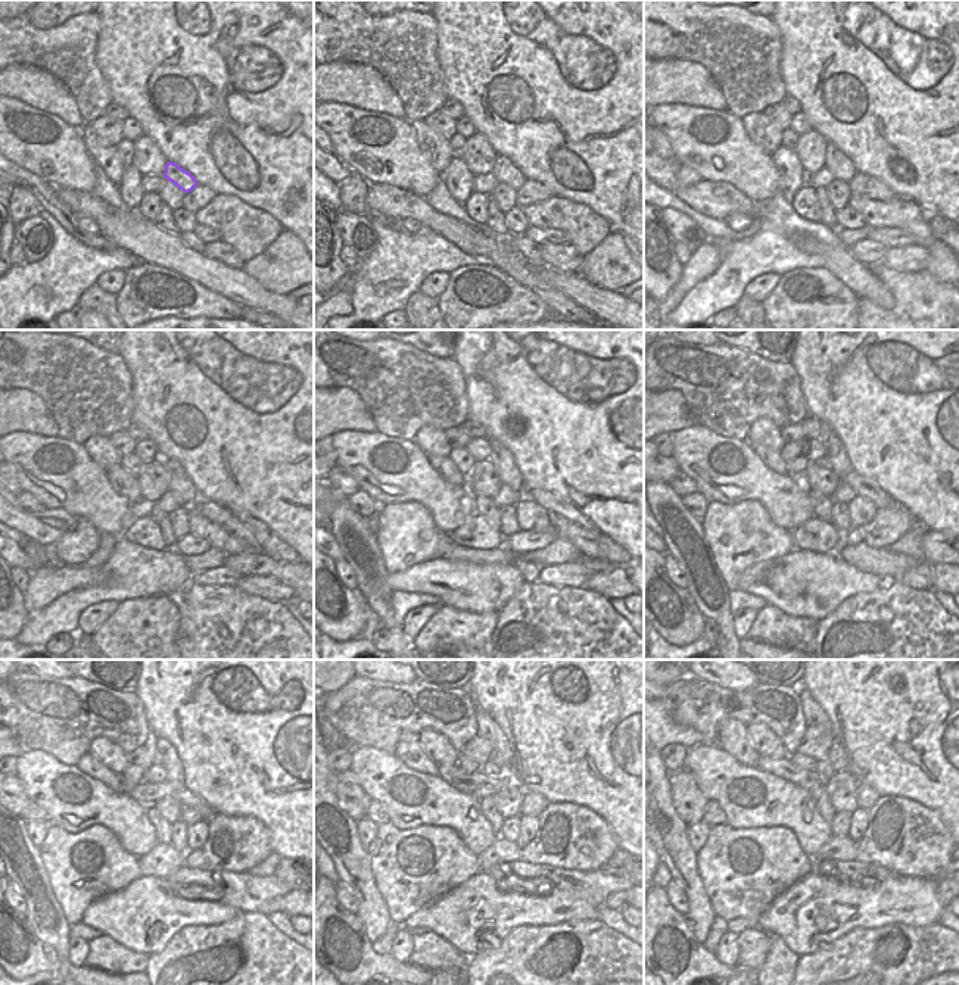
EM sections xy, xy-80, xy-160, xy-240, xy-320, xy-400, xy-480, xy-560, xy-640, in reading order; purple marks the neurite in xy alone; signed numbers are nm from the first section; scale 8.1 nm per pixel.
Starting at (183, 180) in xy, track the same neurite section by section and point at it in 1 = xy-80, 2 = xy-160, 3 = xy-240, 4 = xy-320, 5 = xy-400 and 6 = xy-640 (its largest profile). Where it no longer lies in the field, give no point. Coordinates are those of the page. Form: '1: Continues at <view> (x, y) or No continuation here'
1: Continues at xy-80 (504, 170)
2: Continues at xy-160 (840, 165)
3: Continues at xy-240 (181, 485)
4: Continues at xy-320 (503, 460)
5: Continues at xy-400 (835, 458)
6: Continues at xy-640 (813, 713)

